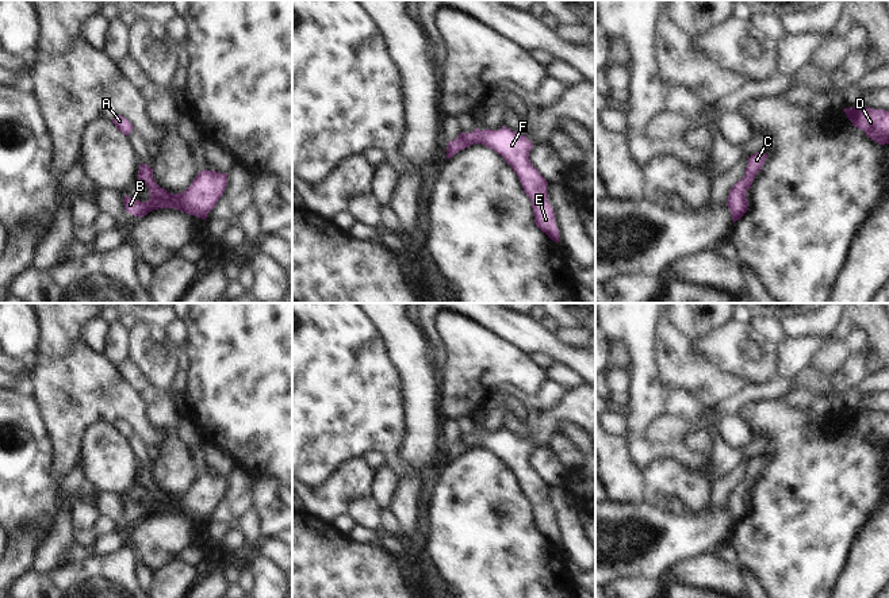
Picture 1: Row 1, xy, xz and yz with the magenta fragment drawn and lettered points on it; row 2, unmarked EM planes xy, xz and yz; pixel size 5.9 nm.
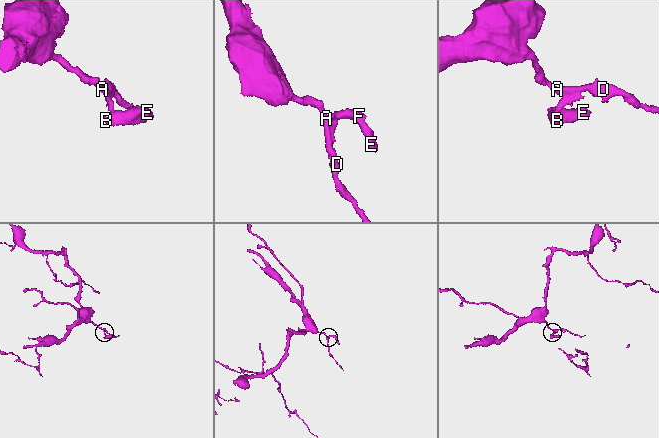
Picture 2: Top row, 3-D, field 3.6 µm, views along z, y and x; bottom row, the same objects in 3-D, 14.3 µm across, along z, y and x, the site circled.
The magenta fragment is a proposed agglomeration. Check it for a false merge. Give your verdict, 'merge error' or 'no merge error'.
no merge error

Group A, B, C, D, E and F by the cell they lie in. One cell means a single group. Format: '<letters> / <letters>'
A B C D E F

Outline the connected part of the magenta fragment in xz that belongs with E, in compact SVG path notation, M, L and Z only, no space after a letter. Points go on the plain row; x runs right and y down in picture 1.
M505 429L501 433L486 432L483 434L476 430L471 436L460 436L455 444L448 445L447 461L452 461L457 455L474 446L482 446L505 461L518 479L524 495L532 505L536 529L557 547L559 533L553 511L548 505L548 484L529 463L533 446L525 438L518 438Z

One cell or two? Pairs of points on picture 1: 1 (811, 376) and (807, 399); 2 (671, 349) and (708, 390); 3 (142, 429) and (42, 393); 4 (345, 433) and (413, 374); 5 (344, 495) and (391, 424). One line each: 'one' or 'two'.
1: one
2: one
3: one
4: two
5: two

